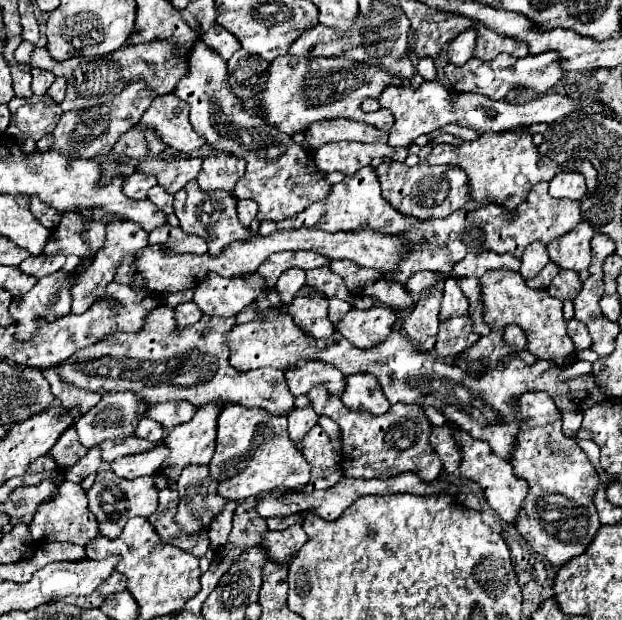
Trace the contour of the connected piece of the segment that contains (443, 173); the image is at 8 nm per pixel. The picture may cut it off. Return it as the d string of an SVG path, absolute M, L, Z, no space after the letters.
M384 161L376 167L378 181L382 187L382 197L402 215L418 217L418 219L432 219L432 217L446 217L462 207L482 207L484 203L474 203L468 193L466 173L460 167L450 165L428 165L418 163L408 167L406 163Z

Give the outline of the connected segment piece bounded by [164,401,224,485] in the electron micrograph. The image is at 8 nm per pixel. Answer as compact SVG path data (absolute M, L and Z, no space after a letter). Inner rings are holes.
M208 403L200 407L190 423L182 423L168 433L166 445L170 455L166 461L172 461L170 467L164 469L164 475L170 475L170 485L174 485L188 465L208 465L214 447L216 447L216 425L218 415L224 409L224 403Z

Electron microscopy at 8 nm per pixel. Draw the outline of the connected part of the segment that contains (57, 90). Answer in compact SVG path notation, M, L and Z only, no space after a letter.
M56 77L56 81L54 81L52 87L48 89L48 95L50 95L56 103L62 103L62 99L64 99L64 95L66 95L66 79Z

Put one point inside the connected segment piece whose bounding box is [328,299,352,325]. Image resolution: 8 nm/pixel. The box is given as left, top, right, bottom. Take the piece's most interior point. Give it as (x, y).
(337, 308)

